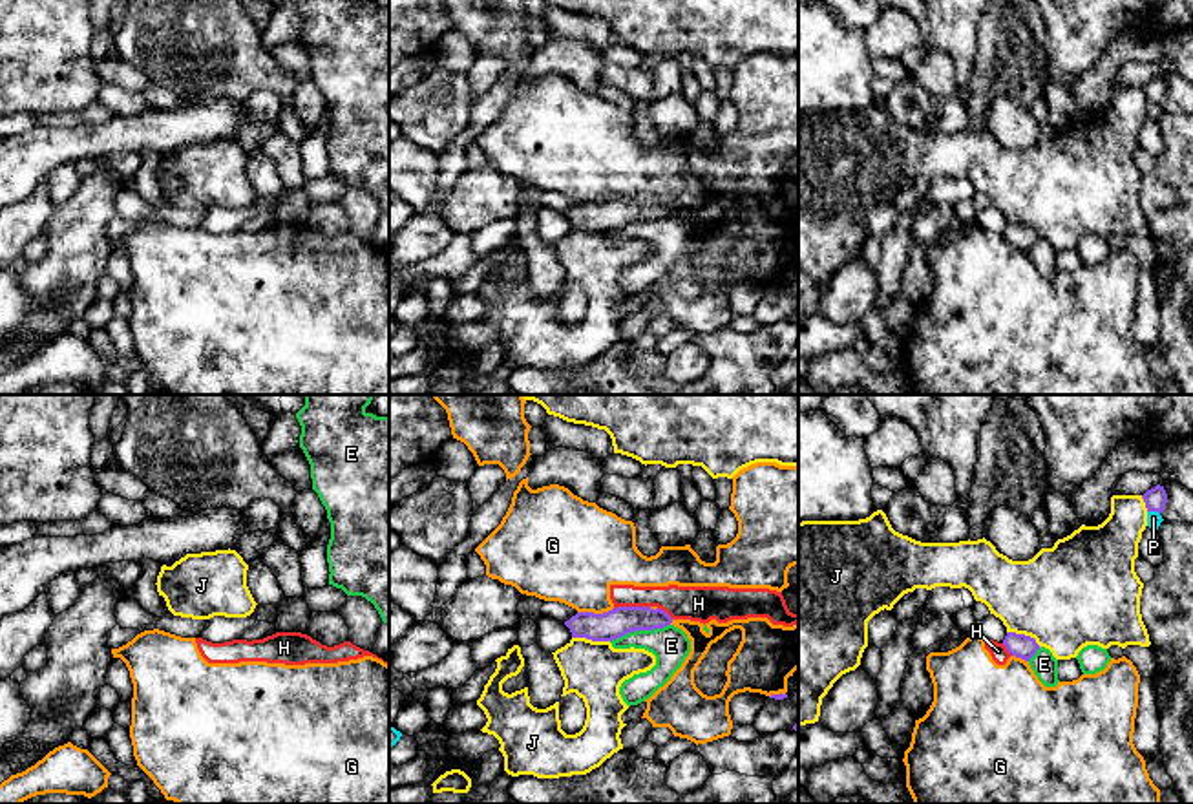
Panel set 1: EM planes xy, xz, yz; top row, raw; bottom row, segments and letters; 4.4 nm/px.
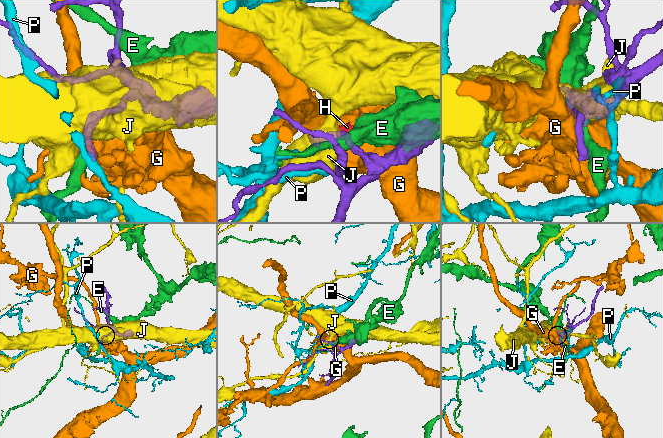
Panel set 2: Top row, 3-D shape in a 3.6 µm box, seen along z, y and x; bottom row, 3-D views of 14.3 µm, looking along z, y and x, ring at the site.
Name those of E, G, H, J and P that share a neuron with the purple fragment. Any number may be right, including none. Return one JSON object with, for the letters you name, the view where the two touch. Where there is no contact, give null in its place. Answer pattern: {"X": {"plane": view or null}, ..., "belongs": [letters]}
{"belongs": []}

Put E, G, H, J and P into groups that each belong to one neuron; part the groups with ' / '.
E / G H / J / P

